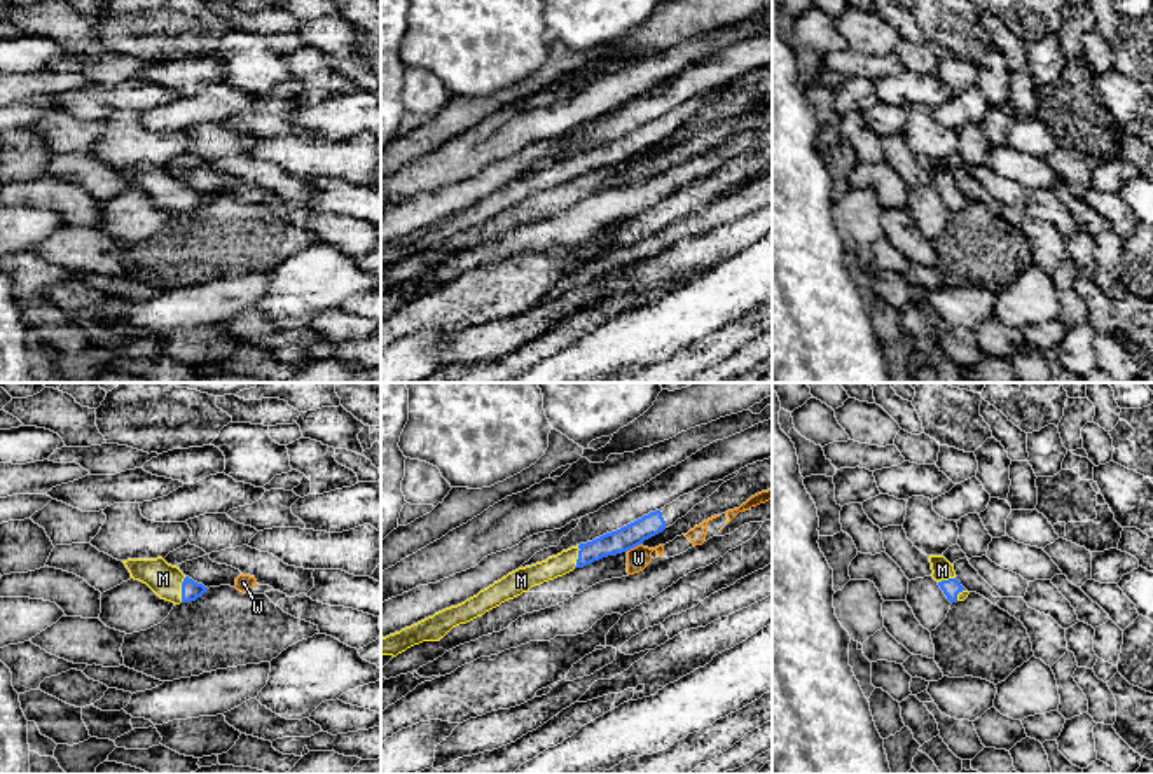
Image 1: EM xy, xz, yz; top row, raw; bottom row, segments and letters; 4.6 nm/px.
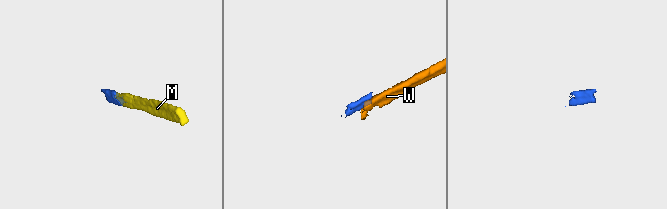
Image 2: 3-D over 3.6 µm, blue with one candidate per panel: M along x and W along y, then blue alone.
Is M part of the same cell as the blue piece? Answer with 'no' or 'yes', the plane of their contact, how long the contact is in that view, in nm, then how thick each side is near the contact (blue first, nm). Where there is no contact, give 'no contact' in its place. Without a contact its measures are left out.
yes | xy | 120 nm | 90/150 nm

